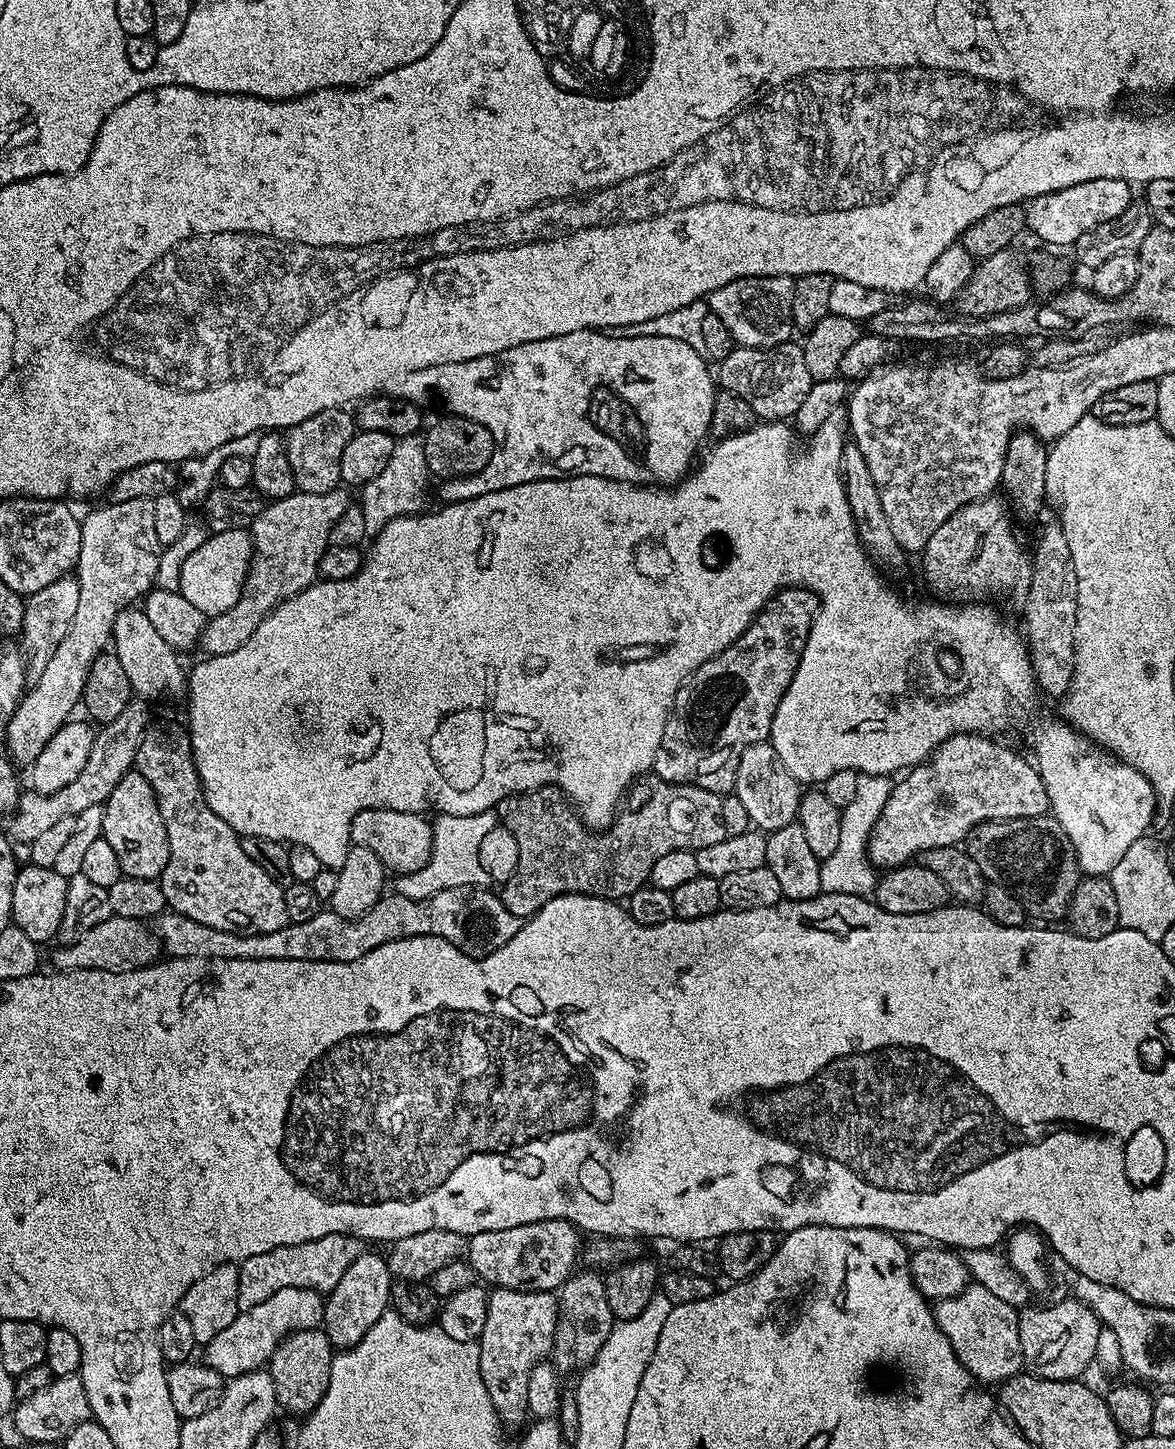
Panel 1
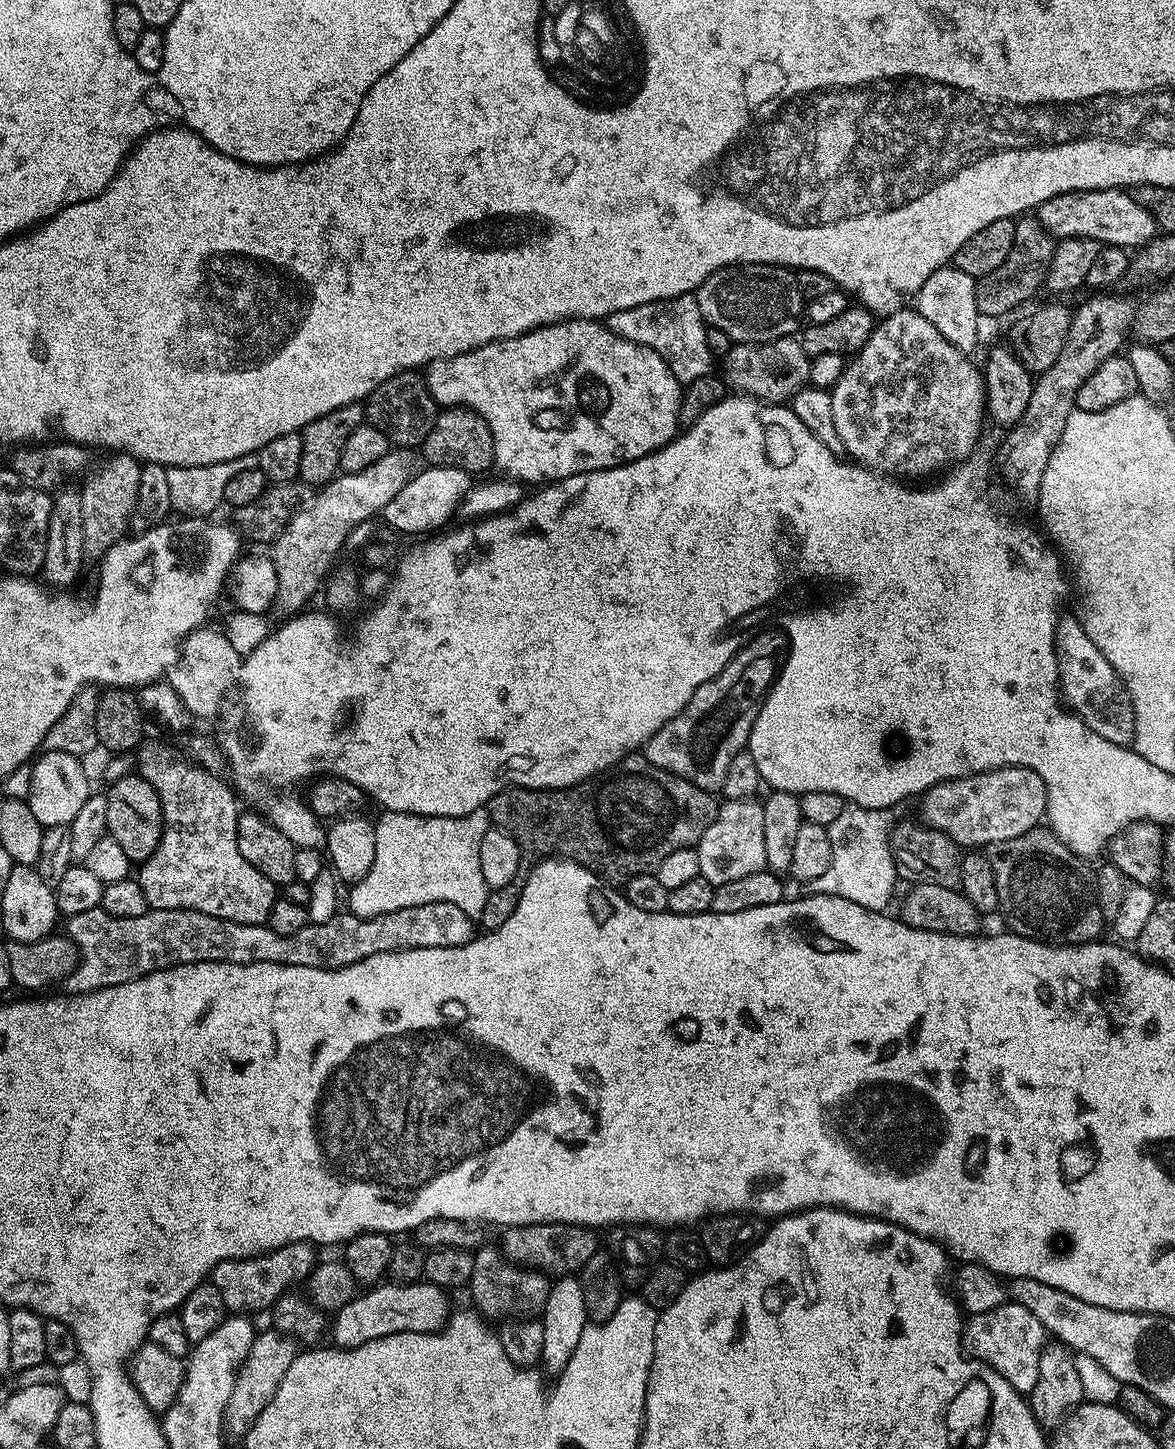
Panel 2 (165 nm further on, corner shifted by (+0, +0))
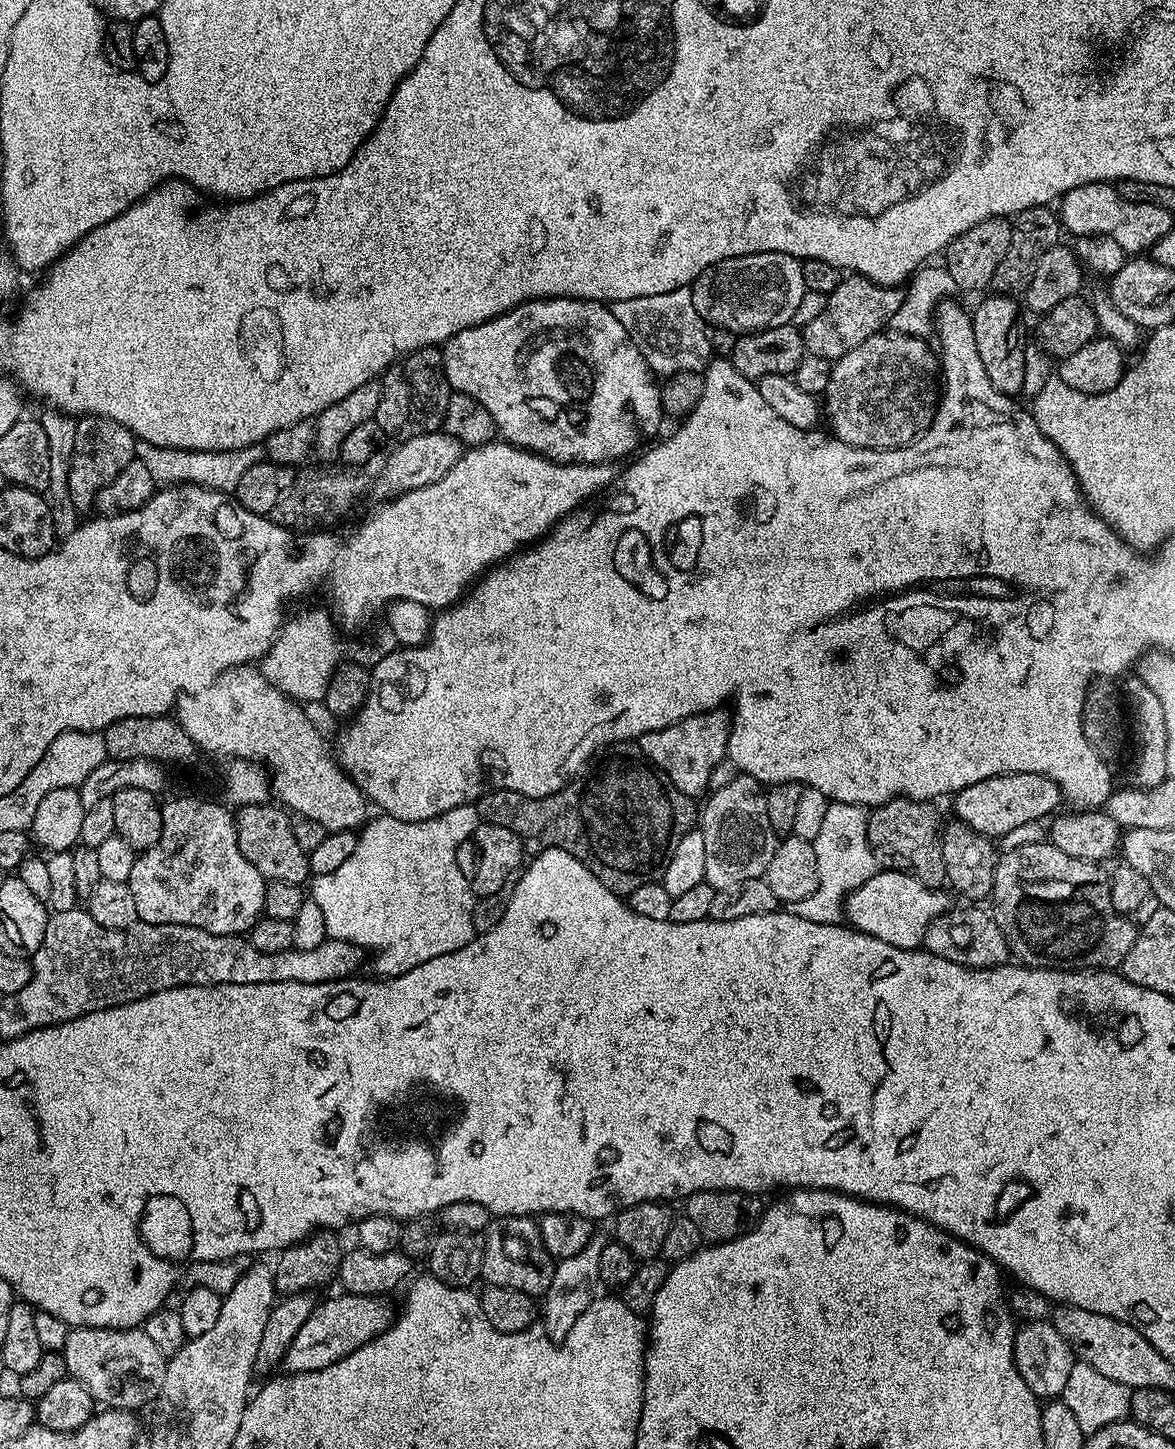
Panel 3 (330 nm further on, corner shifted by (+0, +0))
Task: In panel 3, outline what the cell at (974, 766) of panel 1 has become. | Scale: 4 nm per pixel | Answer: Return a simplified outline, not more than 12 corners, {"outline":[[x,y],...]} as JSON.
{"outline":[[1013,772],[955,793],[955,819],[989,838],[1062,804],[1042,774]]}

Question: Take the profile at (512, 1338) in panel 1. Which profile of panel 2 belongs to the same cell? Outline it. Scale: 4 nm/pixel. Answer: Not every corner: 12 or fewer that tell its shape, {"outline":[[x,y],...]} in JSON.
{"outline":[[474,1252],[470,1293],[488,1322],[543,1313],[549,1277]]}

